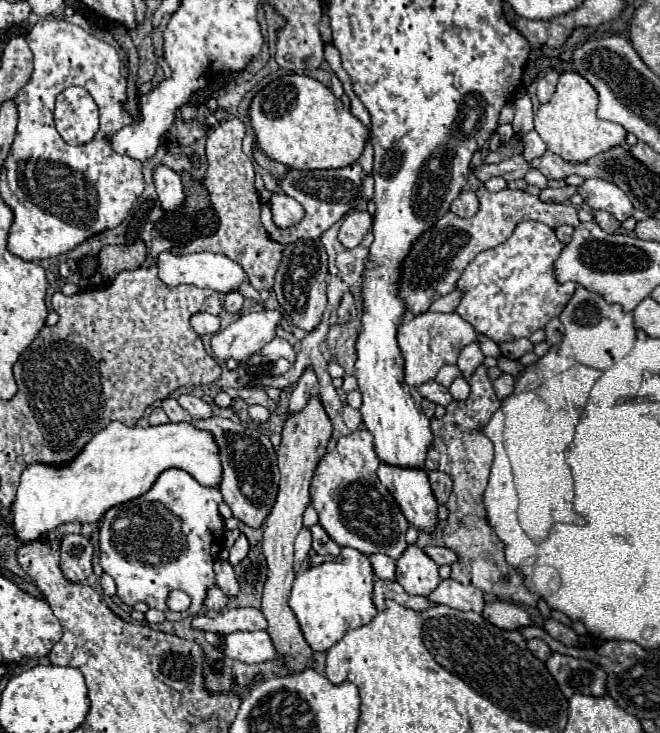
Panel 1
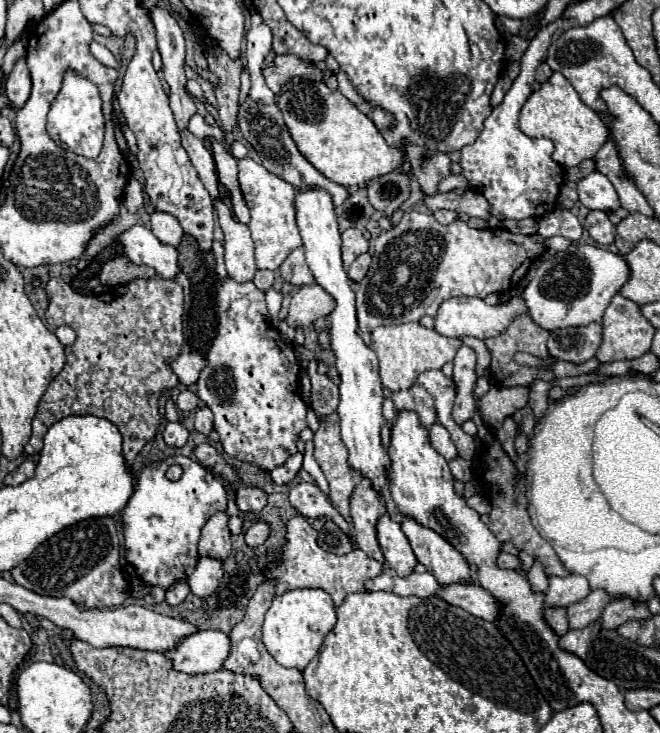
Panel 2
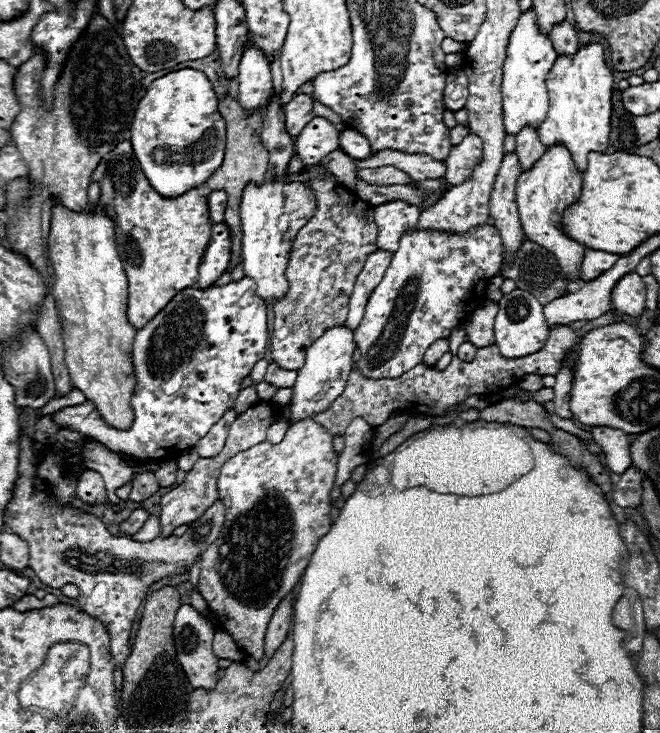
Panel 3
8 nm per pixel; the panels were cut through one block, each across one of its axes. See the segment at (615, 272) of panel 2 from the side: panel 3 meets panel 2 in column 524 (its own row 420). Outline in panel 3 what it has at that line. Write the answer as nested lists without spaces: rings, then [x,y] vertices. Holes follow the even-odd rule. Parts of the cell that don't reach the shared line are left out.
[[[344,326],[326,330],[316,342],[312,342],[308,346],[306,362],[298,370],[298,378],[292,386],[292,400],[288,404],[288,410],[290,410],[288,422],[290,424],[306,420],[314,414],[328,410],[330,404],[344,392],[346,380],[348,380],[352,366],[354,366],[354,350],[356,350],[354,334],[352,334],[352,330],[348,330]]]

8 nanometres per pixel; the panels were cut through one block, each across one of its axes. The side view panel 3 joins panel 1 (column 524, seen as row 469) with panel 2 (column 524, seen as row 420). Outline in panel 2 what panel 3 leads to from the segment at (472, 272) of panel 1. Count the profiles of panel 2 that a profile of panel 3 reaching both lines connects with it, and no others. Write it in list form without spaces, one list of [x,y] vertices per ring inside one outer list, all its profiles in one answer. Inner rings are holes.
[[[514,296],[508,302],[502,302],[502,304],[496,304],[496,306],[488,306],[482,298],[450,298],[438,308],[434,330],[444,334],[444,336],[454,336],[454,338],[476,336],[476,338],[486,340],[486,338],[498,336],[500,332],[506,332],[508,324],[516,316],[526,314],[526,312],[528,312],[528,308],[526,308],[522,296]]]

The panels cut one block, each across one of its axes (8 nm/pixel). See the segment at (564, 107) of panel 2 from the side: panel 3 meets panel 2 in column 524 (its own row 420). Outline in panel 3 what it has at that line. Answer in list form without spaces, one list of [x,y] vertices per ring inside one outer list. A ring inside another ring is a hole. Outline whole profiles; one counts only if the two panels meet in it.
[[[56,202],[52,208],[48,256],[56,276],[52,296],[62,326],[72,386],[96,406],[108,426],[128,430],[134,422],[130,400],[136,388],[132,364],[136,328],[126,318],[128,278],[116,250],[116,224],[100,206],[96,212],[86,214],[70,212]]]

